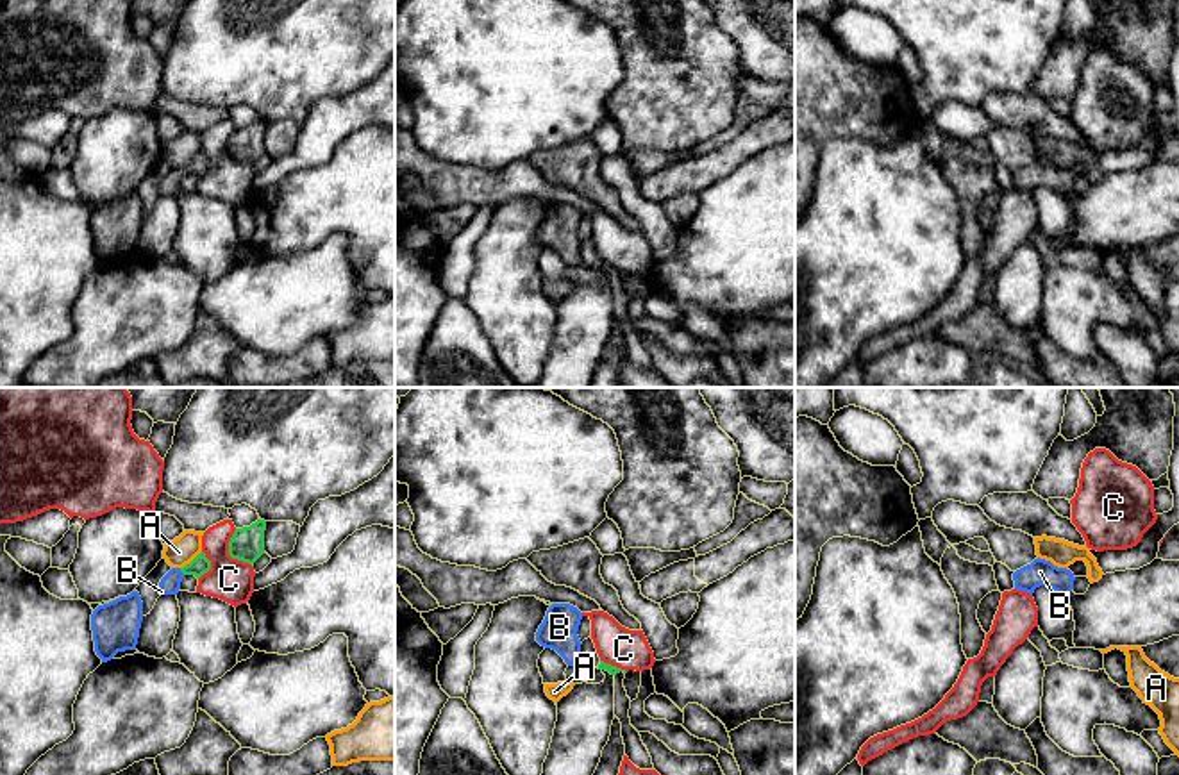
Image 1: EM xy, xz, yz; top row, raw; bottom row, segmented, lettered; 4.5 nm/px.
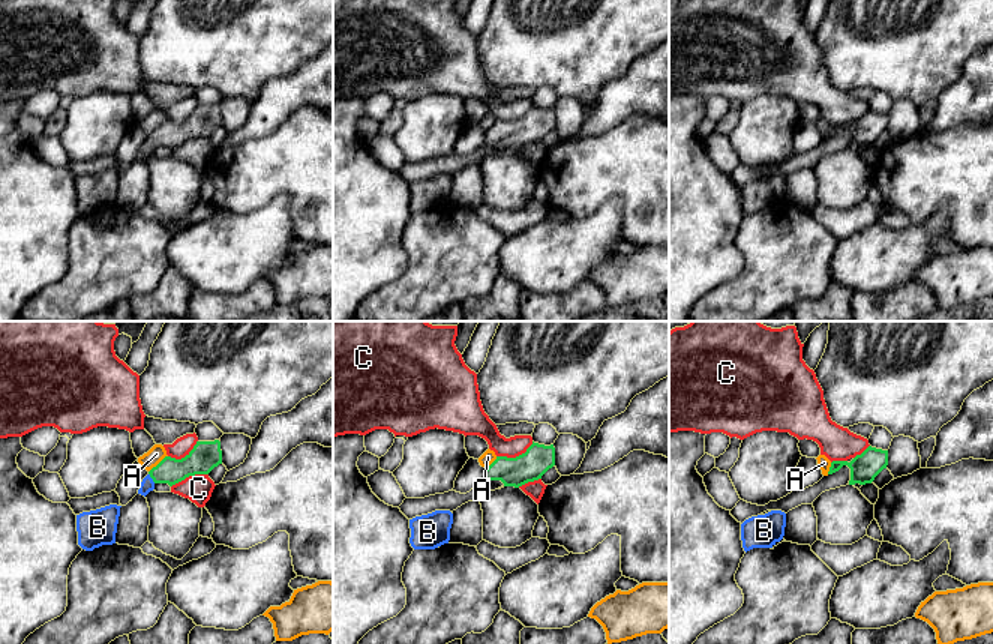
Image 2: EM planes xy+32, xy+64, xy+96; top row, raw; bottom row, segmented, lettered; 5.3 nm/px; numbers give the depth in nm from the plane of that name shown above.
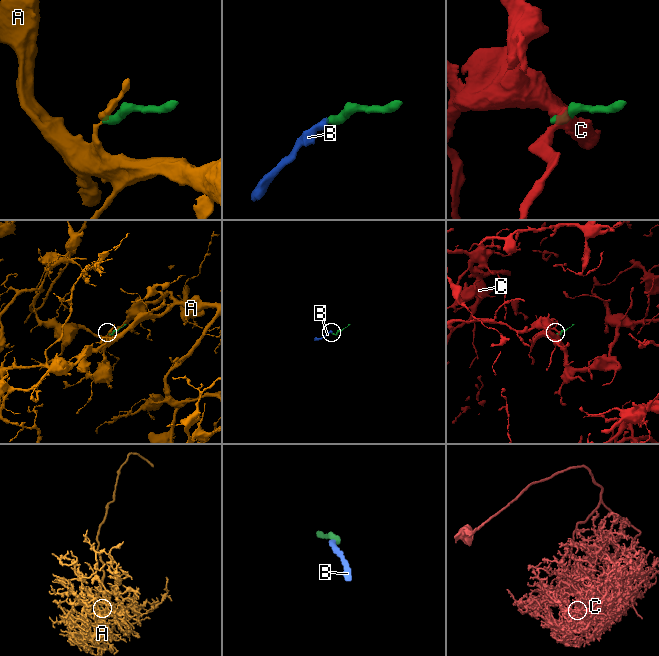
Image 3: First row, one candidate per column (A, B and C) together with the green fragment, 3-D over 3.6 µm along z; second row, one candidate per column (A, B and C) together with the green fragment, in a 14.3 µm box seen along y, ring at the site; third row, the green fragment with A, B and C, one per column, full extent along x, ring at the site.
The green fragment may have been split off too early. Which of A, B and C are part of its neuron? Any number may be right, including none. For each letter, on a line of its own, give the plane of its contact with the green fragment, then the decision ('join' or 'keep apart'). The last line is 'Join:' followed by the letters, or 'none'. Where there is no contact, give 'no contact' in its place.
A: contact in xy; keep apart
B: contact in xy; join
C: contact in xy; keep apart
Join: B

